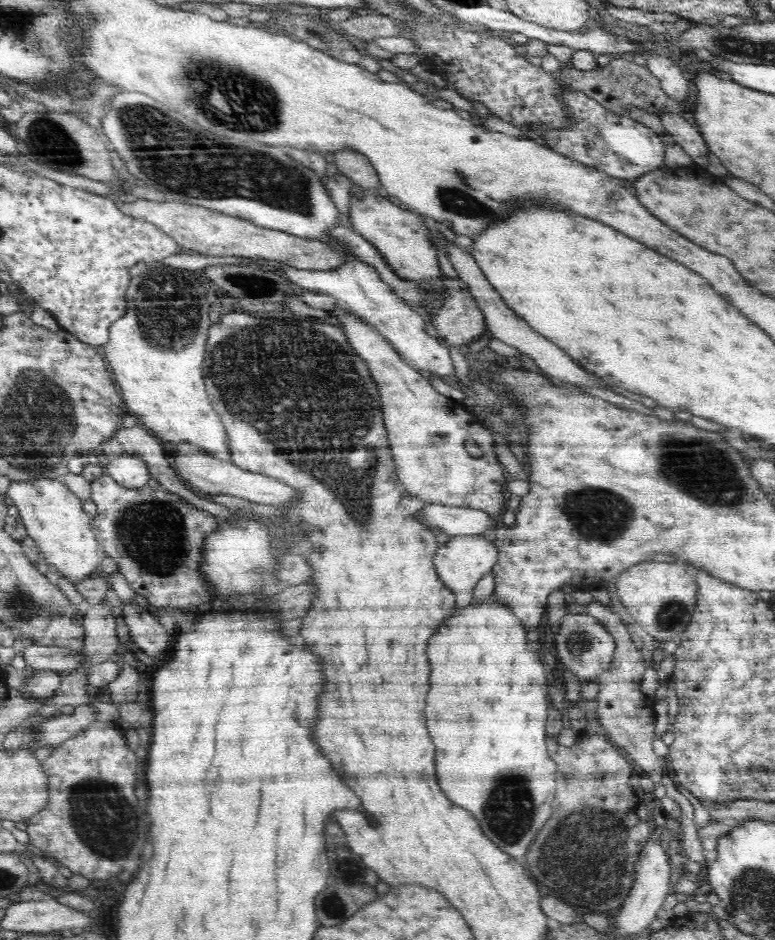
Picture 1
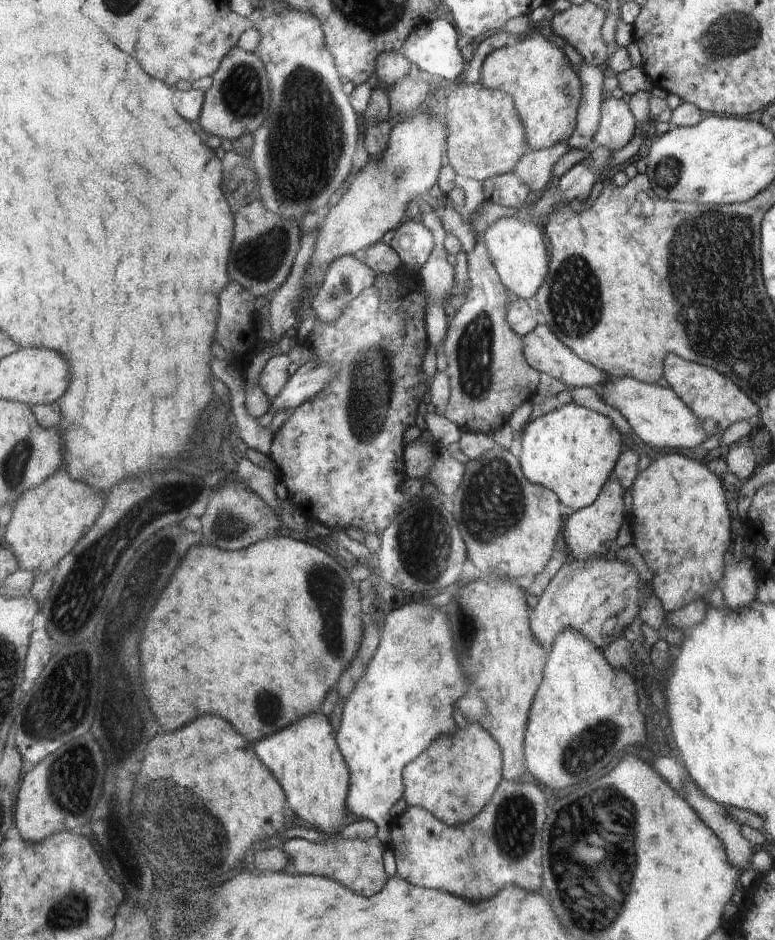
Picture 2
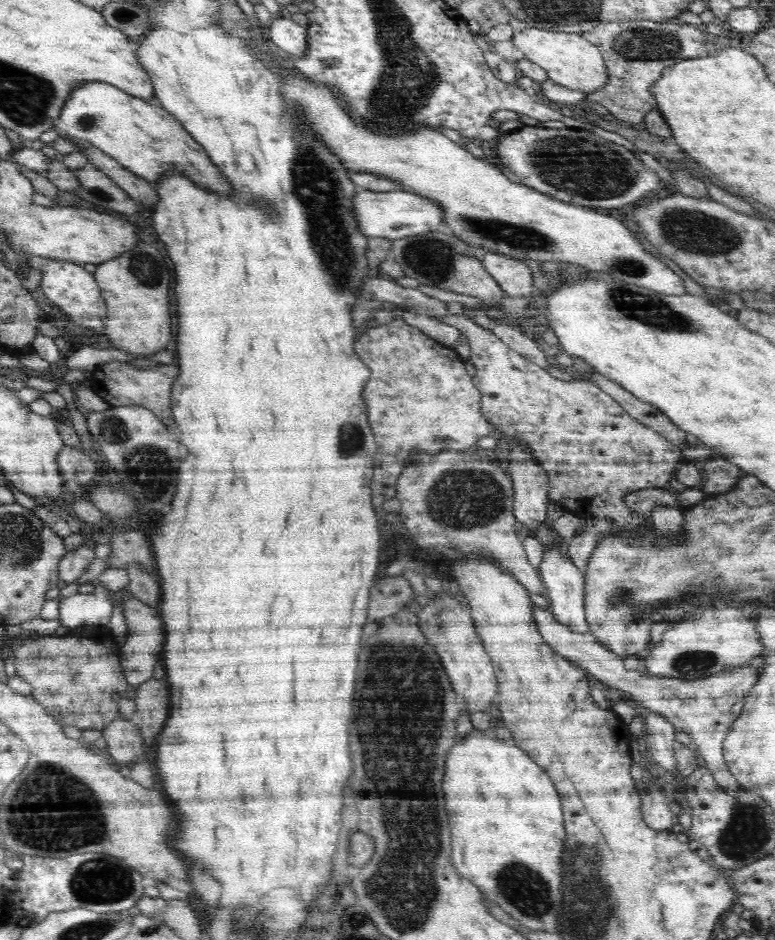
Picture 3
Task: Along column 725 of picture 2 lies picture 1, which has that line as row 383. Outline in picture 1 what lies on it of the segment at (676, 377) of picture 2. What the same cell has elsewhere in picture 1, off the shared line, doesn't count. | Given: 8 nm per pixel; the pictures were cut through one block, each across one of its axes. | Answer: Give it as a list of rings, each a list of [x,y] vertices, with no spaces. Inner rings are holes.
[[[336,310],[332,316],[342,322],[350,347],[366,363],[372,379],[377,384],[382,399],[383,424],[387,430],[396,473],[406,492],[427,503],[482,509],[490,514],[494,522],[499,522],[504,512],[502,486],[506,478],[502,464],[497,461],[493,451],[496,446],[493,446],[495,440],[491,432],[478,423],[473,413],[464,410],[462,402],[438,394],[430,381],[412,366],[408,366],[386,338],[368,321],[364,322],[359,316],[348,314],[344,310]]]

